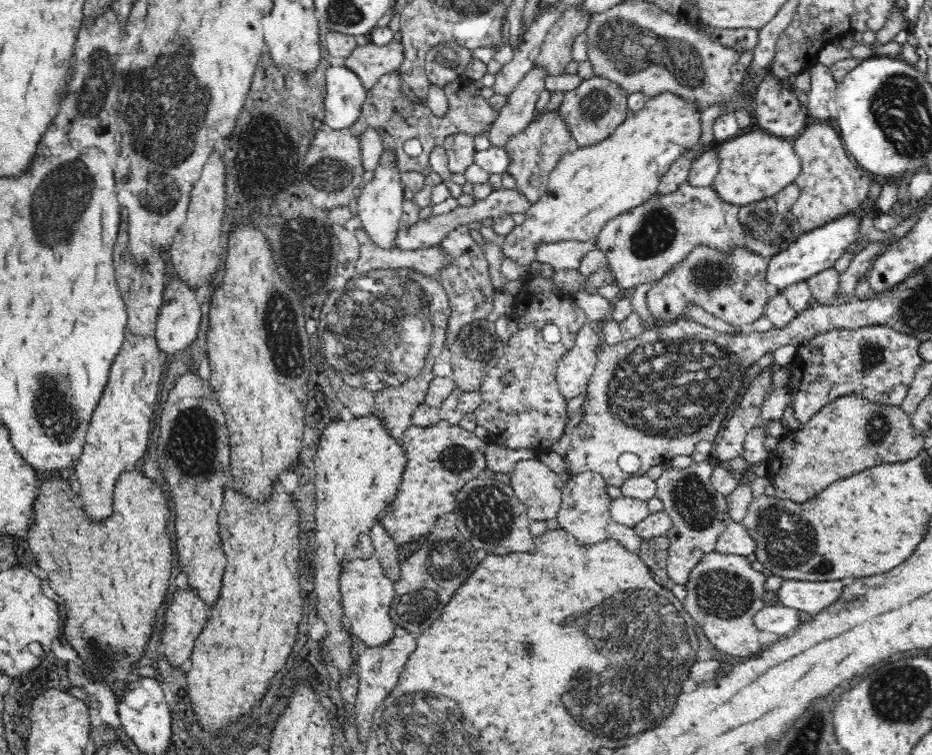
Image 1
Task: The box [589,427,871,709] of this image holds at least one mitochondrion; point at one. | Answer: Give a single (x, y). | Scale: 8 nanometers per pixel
(790, 541)

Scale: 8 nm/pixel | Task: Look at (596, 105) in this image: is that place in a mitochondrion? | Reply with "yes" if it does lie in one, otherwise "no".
yes

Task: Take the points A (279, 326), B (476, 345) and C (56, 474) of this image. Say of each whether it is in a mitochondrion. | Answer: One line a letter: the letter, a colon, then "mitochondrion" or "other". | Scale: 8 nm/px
A: mitochondrion
B: mitochondrion
C: other

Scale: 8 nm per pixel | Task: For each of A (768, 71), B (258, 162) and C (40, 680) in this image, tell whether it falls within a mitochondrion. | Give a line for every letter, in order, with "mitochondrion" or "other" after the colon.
A: other
B: other
C: other

